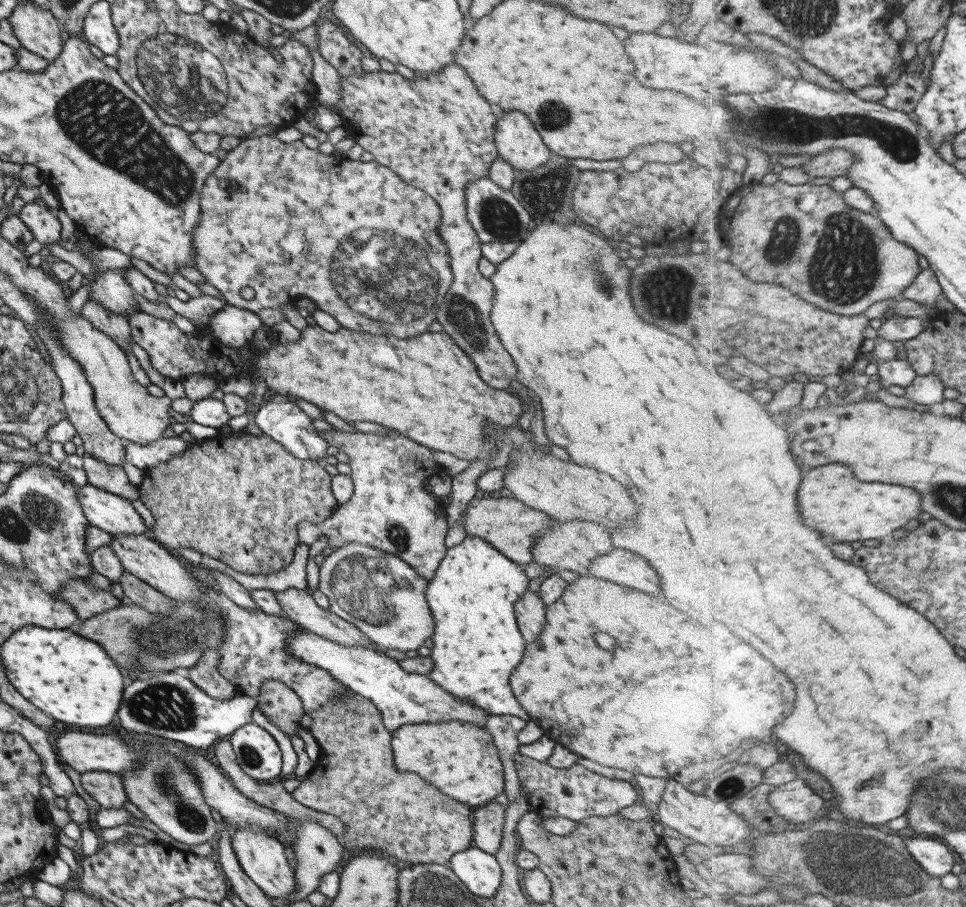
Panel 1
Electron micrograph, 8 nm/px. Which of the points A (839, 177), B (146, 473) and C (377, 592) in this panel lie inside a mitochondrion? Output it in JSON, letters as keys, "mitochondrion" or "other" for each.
{"A":"other","B":"other","C":"mitochondrion"}

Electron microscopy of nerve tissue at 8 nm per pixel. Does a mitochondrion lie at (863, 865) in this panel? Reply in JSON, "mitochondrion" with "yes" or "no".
{"mitochondrion":"yes"}

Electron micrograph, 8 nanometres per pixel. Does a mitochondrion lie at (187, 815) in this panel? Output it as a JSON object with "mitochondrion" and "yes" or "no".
{"mitochondrion":"yes"}

